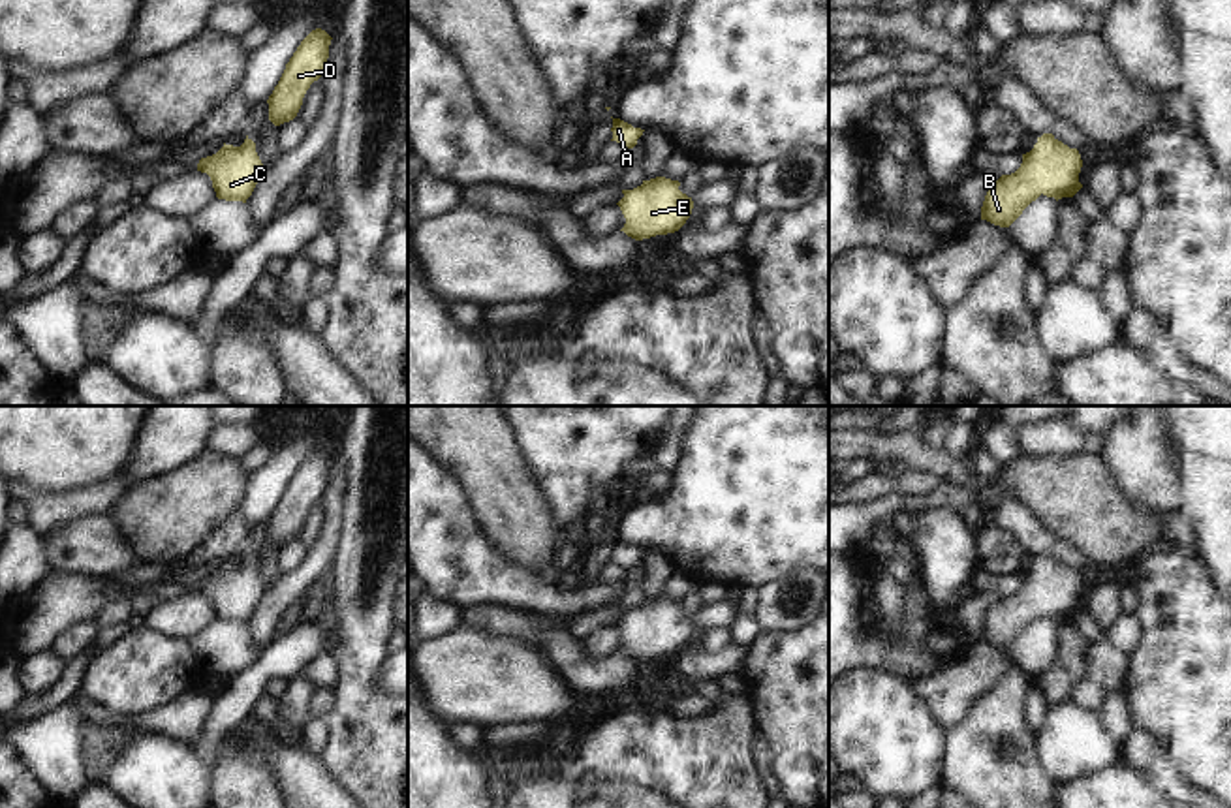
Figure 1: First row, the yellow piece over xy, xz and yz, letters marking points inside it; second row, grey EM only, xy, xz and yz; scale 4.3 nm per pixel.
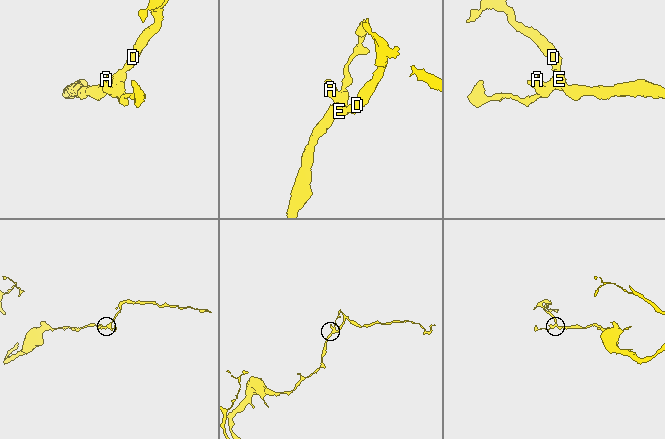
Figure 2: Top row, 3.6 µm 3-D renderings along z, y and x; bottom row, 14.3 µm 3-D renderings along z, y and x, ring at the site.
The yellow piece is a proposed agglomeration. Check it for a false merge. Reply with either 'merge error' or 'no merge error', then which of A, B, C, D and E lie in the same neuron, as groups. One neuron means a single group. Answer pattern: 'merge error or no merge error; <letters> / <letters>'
no merge error; A B C D E

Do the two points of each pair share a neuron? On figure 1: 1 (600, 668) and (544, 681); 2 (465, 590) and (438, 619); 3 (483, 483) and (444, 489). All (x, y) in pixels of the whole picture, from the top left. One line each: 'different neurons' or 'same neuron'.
1: different neurons
2: different neurons
3: different neurons

